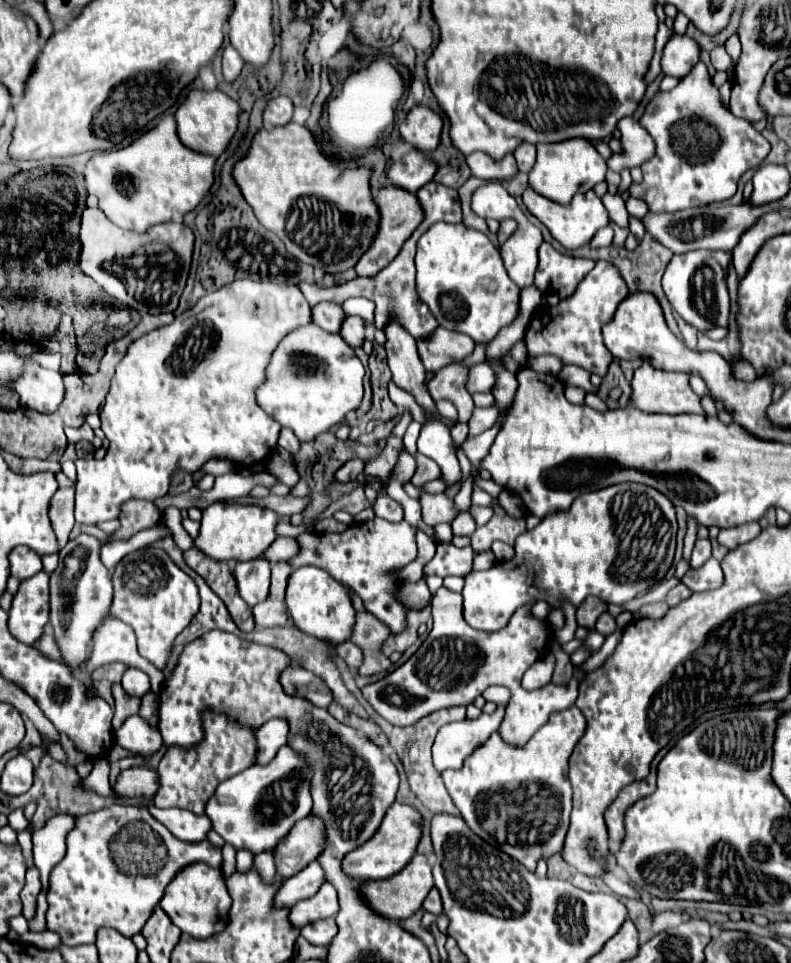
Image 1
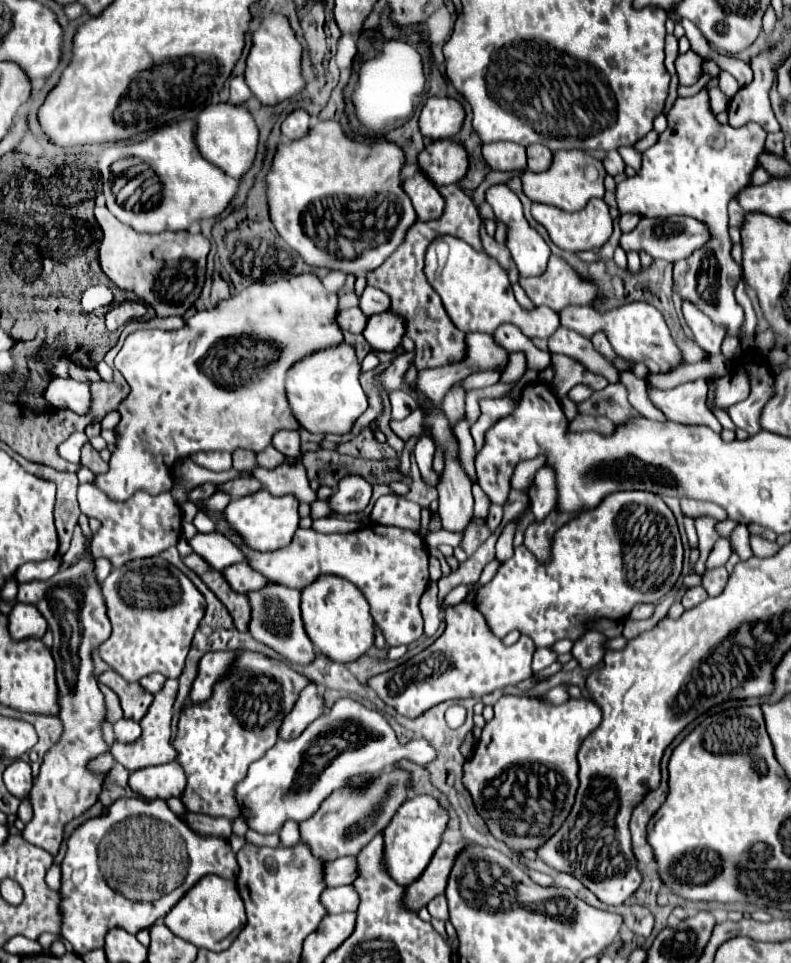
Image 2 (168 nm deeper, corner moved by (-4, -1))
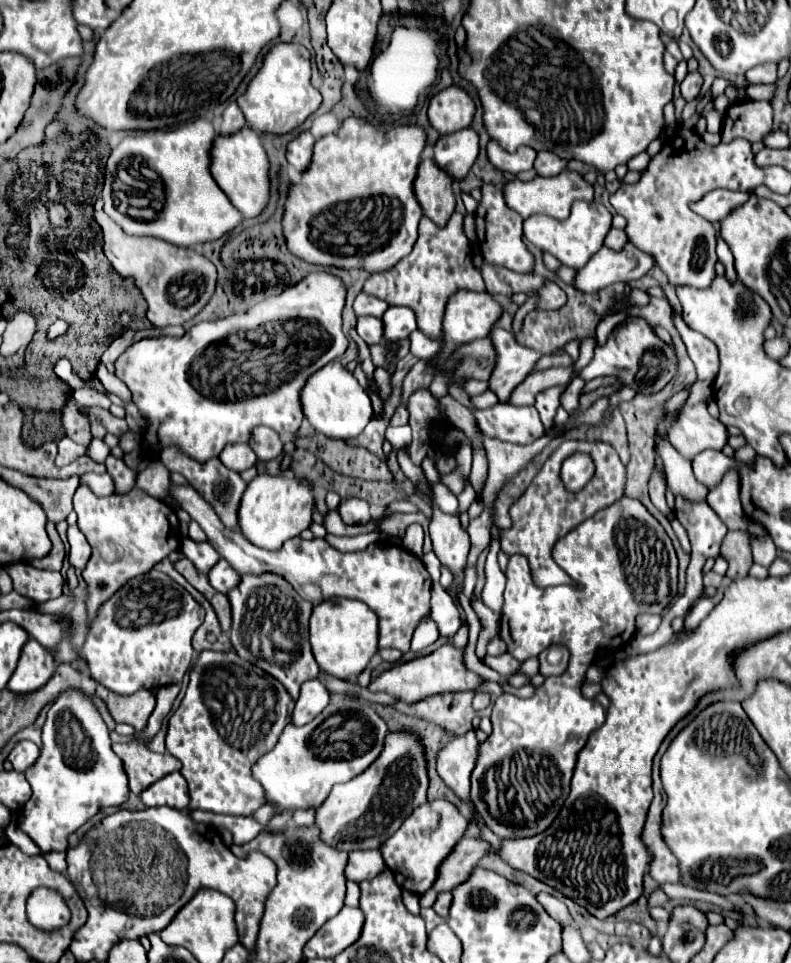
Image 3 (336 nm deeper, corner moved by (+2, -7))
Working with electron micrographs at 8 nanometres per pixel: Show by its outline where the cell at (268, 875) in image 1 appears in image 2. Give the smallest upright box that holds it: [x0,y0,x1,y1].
[279,820,300,847]

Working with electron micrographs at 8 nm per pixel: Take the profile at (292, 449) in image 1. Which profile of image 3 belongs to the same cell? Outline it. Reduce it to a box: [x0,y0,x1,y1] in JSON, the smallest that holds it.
[250,428,284,460]

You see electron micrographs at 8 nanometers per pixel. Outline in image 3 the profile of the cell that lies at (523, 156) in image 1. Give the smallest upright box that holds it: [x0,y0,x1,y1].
[534,152,566,176]

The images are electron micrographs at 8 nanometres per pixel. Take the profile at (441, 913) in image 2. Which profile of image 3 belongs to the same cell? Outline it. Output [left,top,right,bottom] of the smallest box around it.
[434,892,452,918]

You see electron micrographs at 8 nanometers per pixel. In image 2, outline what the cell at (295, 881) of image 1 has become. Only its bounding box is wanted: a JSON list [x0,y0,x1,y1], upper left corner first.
[326,856,358,888]

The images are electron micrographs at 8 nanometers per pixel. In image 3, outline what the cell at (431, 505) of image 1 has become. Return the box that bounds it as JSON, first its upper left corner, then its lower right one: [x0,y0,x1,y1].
[172,484,432,652]

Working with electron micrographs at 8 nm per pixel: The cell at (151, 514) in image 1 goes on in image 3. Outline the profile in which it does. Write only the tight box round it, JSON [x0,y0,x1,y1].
[74,484,180,620]

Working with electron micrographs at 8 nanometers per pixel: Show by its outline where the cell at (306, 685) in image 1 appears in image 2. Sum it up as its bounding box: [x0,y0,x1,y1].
[172,650,308,820]

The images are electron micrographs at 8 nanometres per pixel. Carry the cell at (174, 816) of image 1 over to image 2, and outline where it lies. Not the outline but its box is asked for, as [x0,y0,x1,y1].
[182,814,232,838]

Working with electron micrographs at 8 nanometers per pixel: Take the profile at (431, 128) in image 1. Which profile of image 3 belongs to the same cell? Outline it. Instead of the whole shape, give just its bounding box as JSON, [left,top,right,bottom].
[428,86,474,134]

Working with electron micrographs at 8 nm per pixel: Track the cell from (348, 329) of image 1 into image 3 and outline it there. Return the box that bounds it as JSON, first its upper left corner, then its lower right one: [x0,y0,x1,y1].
[382,306,416,344]

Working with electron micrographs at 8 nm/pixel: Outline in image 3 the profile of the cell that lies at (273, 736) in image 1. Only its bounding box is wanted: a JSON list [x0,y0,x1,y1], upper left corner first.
[292,680,330,726]

